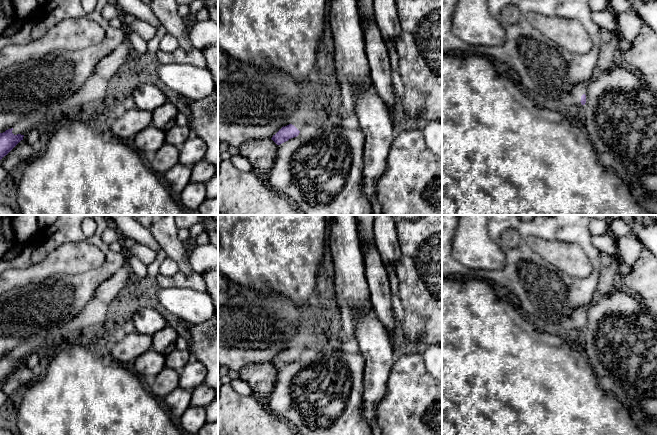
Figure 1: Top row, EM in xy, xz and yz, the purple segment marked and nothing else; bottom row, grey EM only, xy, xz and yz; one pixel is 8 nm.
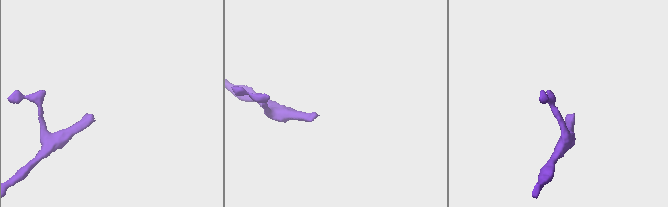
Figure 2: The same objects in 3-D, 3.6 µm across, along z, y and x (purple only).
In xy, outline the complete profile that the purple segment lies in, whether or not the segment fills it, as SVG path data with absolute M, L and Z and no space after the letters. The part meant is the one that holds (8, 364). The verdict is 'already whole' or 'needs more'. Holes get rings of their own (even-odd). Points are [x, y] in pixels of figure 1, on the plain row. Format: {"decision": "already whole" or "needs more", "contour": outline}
{"decision": "already whole", "contour": "M13 352L0 357L0 384L6 380L21 364L24 359L12 357Z"}

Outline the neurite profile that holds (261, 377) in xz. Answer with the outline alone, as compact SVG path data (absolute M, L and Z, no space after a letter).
M269 362L249 364L240 370L240 378L251 387L253 394L265 401L276 383L278 369Z

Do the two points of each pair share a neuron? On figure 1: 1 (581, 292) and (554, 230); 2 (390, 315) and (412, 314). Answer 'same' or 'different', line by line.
1: same
2: different

